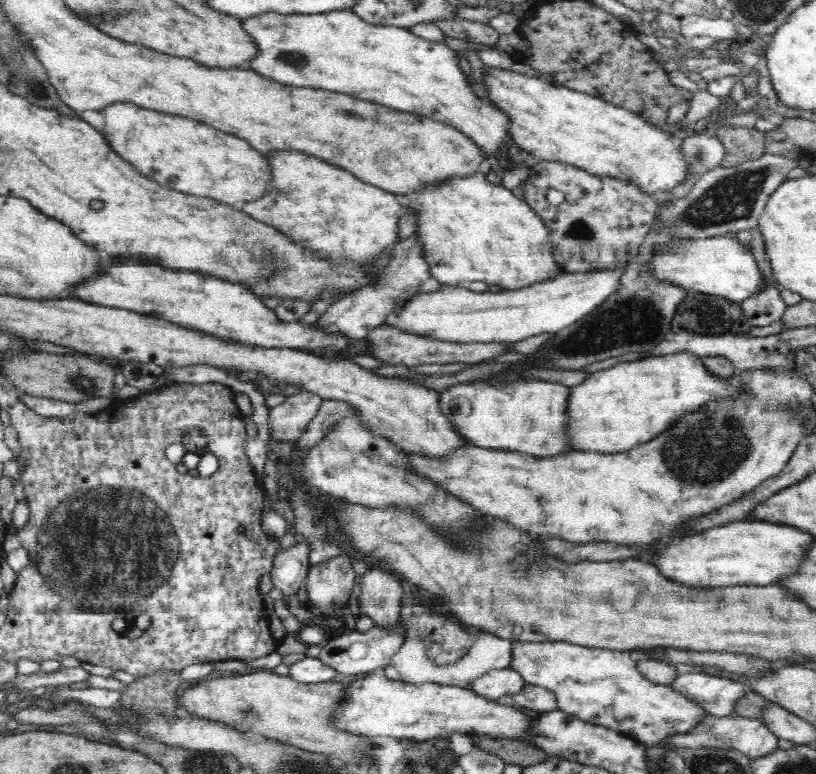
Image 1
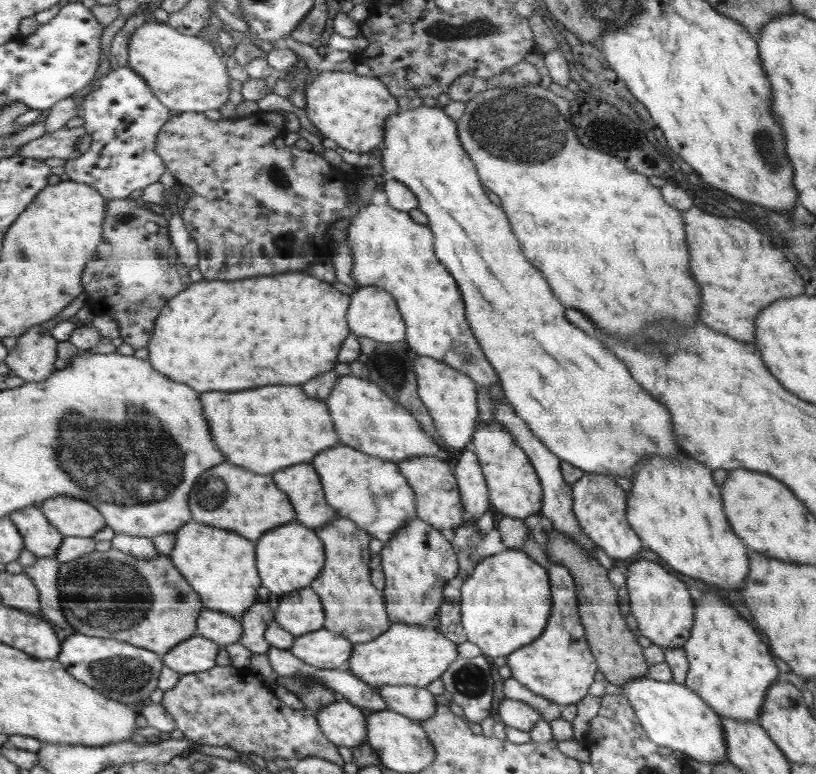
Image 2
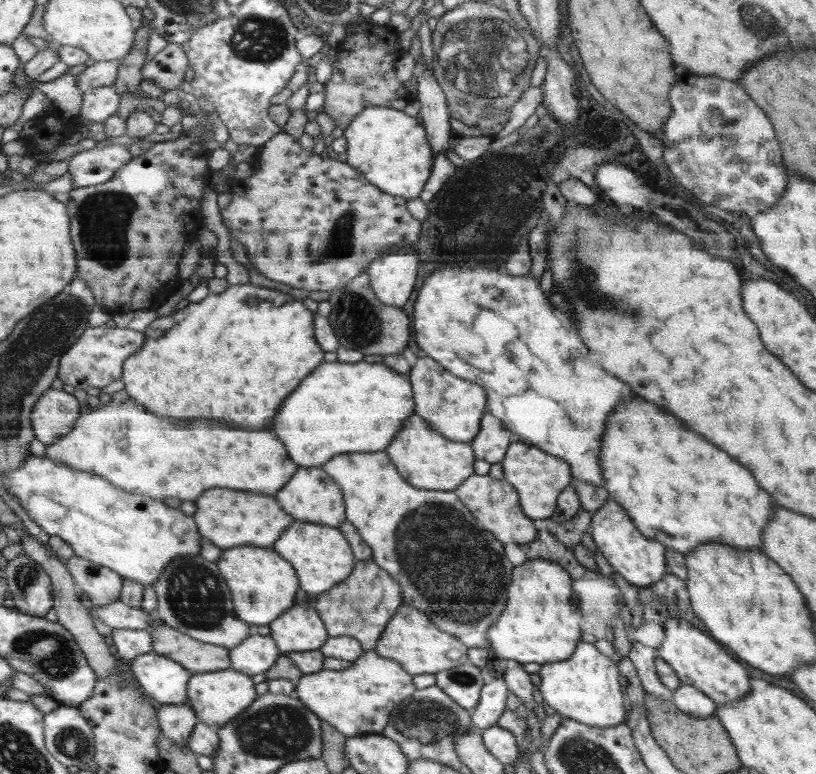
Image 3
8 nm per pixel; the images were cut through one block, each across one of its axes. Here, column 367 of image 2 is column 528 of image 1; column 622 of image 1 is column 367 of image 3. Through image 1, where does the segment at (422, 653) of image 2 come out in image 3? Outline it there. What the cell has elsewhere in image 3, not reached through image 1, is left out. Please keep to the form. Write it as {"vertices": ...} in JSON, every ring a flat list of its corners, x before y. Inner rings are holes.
{"vertices":[[370,649,364,651,346,670,322,669,302,674,296,681,293,695,315,712,321,721,326,721,338,732,350,737,381,733,390,720,392,709,416,689,414,676,402,664]]}

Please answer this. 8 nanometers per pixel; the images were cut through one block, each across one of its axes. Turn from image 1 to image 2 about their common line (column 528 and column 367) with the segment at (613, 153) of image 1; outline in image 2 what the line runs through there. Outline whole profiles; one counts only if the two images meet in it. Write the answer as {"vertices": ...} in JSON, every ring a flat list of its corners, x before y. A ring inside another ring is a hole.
{"vertices":[[344,66,341,72,320,72,318,77,306,82,305,109,308,120,333,142,333,146,341,146,350,152,358,152,360,155,369,153,382,146,383,140,386,138,387,118,401,108,399,98,394,98,386,87,387,85,378,78,370,75,358,76,348,66]]}

